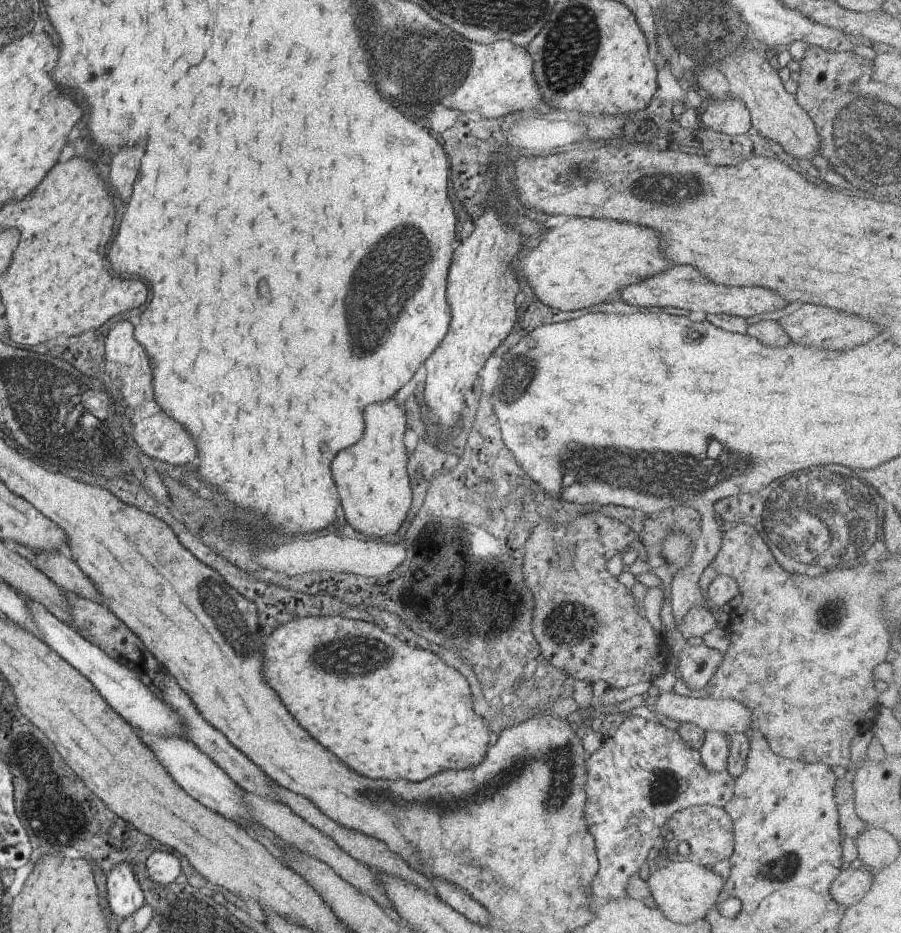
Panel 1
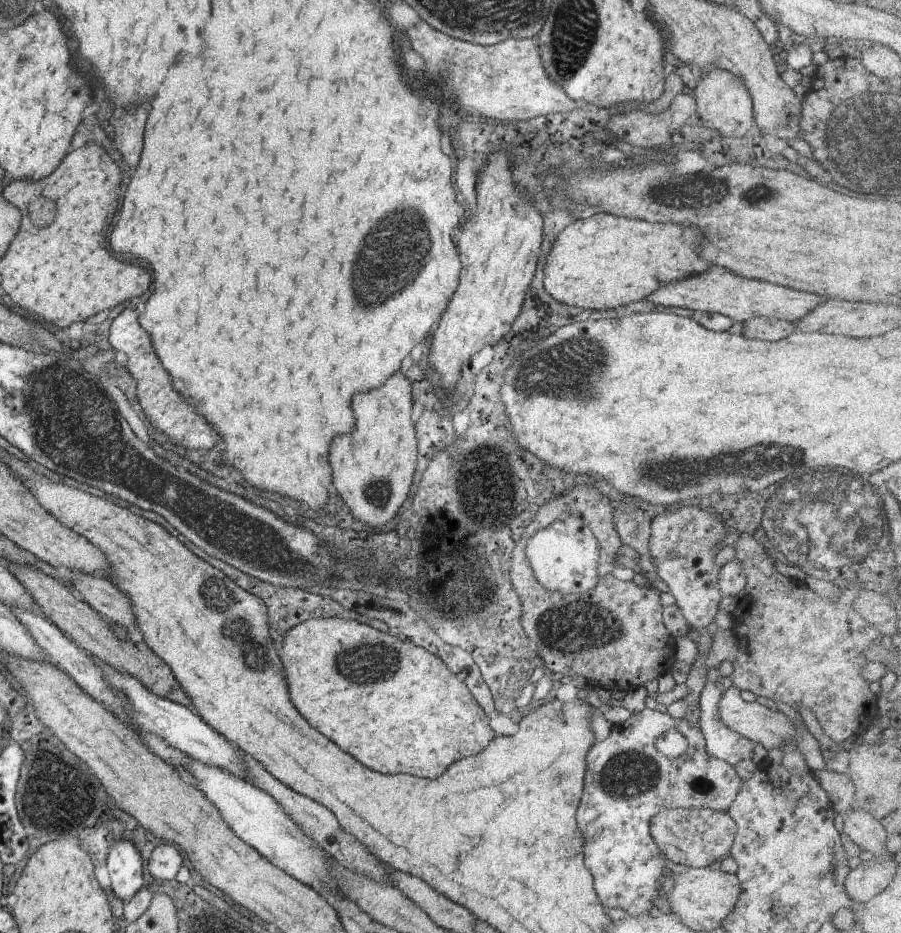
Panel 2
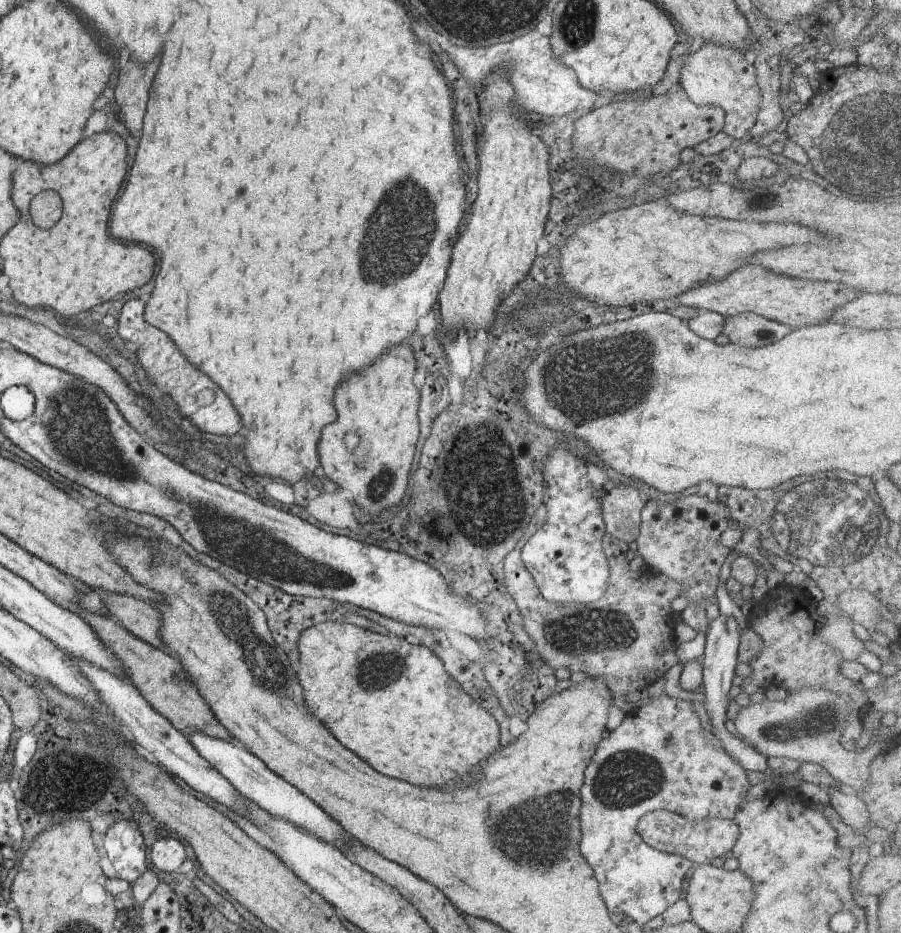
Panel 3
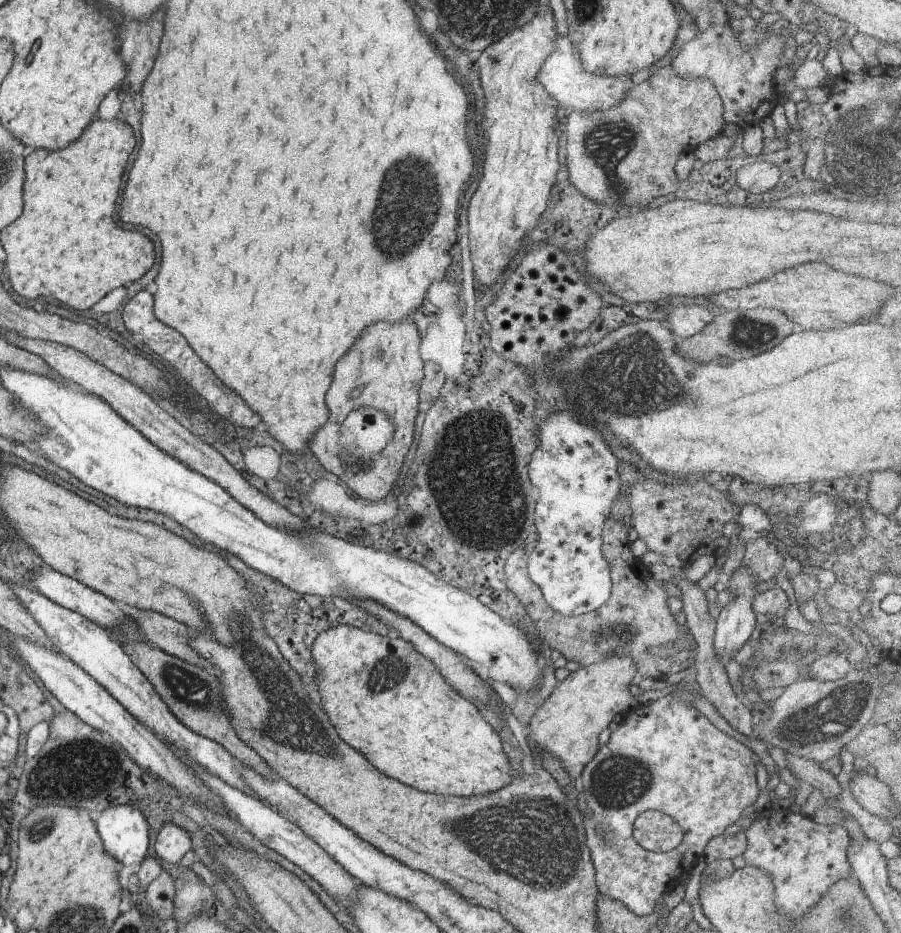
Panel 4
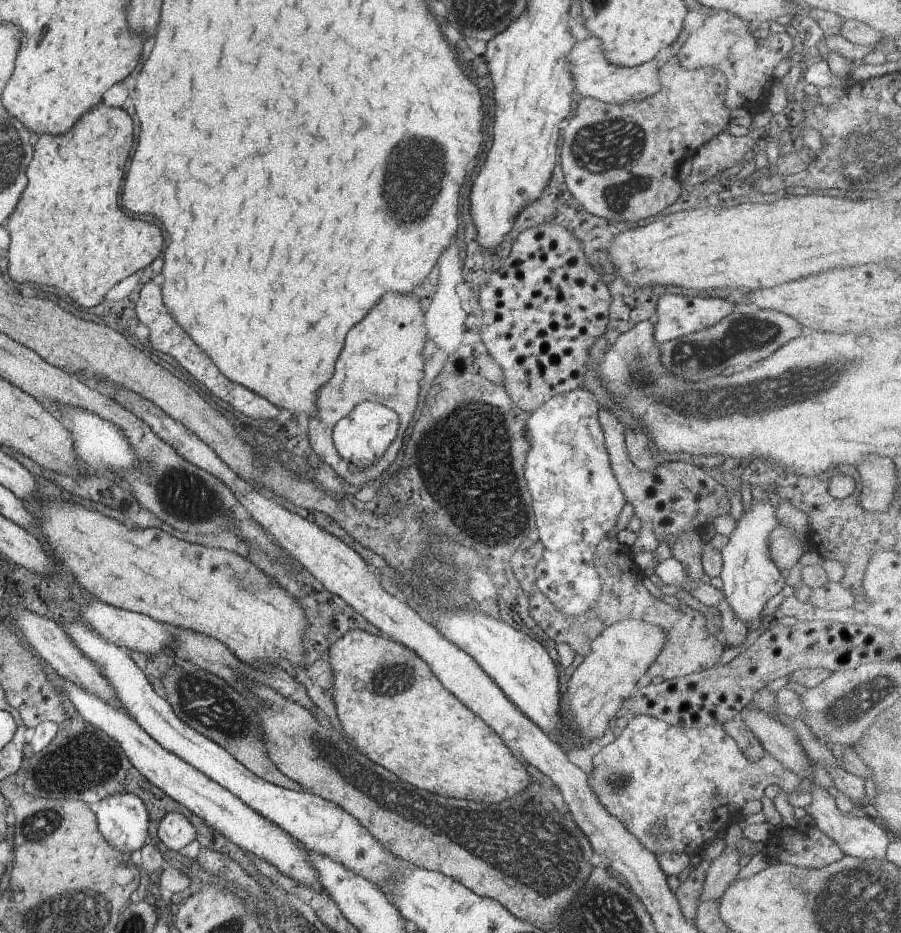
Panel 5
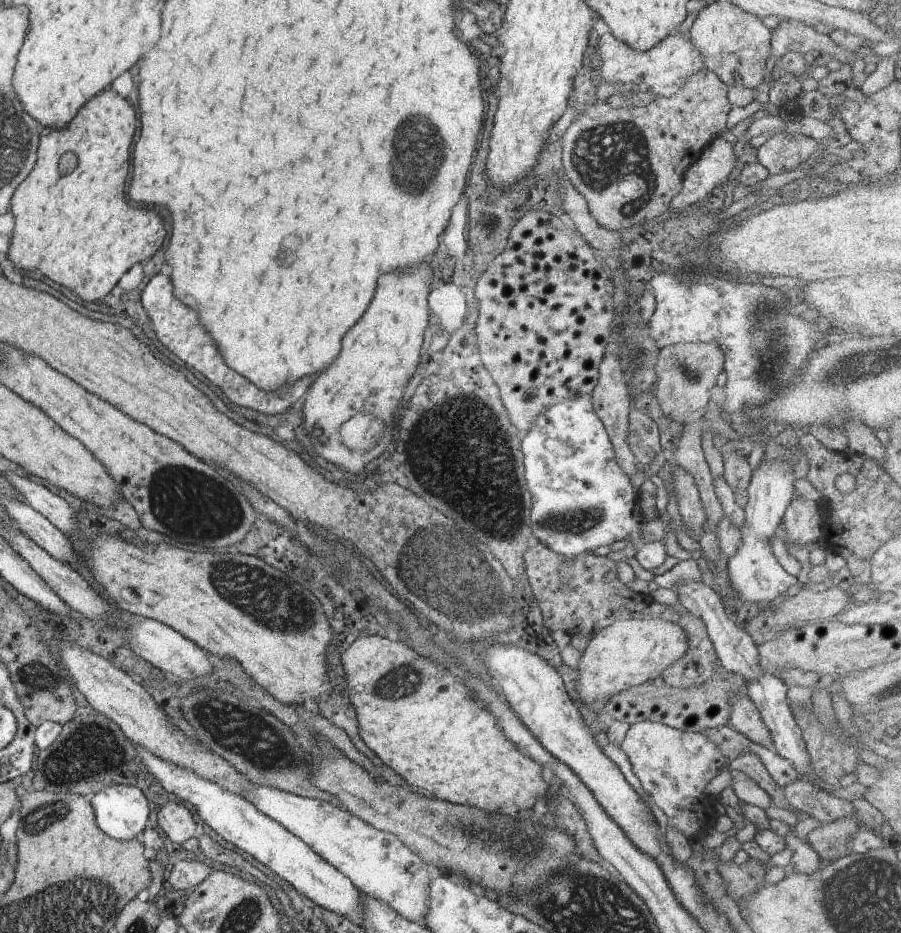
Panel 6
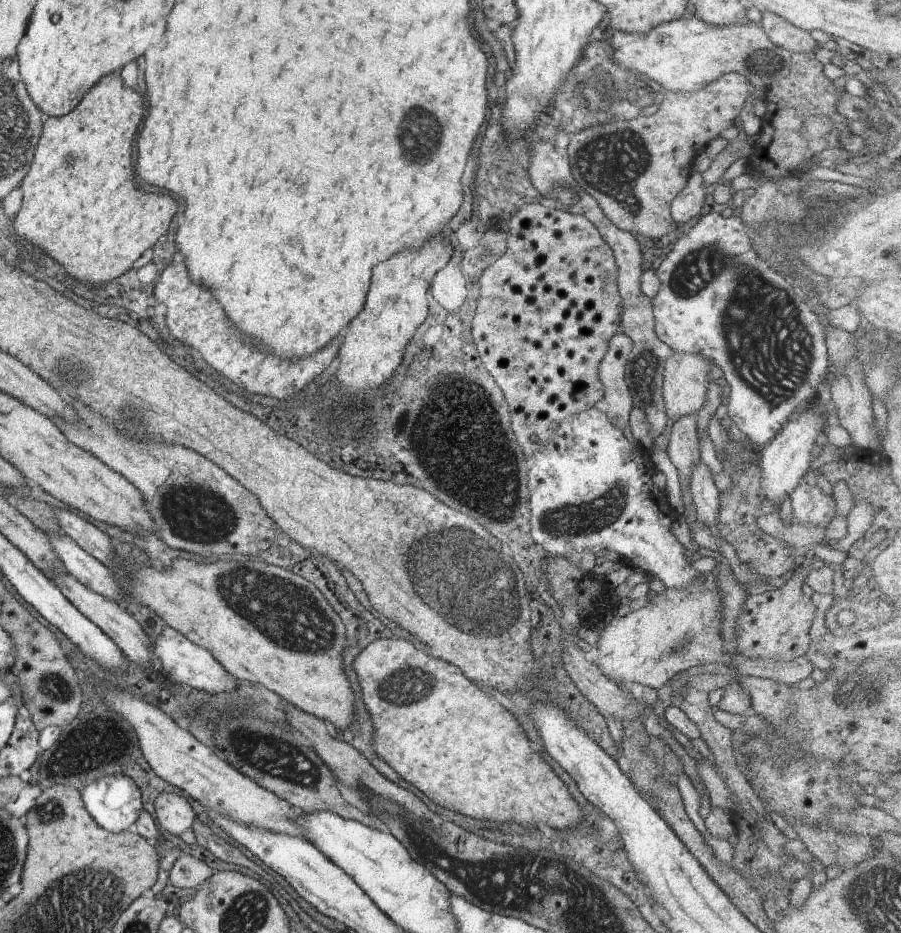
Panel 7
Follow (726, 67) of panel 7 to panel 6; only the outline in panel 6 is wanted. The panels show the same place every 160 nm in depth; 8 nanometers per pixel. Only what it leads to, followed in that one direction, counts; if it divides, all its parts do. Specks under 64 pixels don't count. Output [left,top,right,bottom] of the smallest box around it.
[597,29,706,97]

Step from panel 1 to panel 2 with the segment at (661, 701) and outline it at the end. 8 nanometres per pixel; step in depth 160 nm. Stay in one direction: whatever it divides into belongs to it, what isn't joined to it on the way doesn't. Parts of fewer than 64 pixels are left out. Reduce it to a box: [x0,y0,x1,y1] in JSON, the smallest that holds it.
[719,686,796,751]

